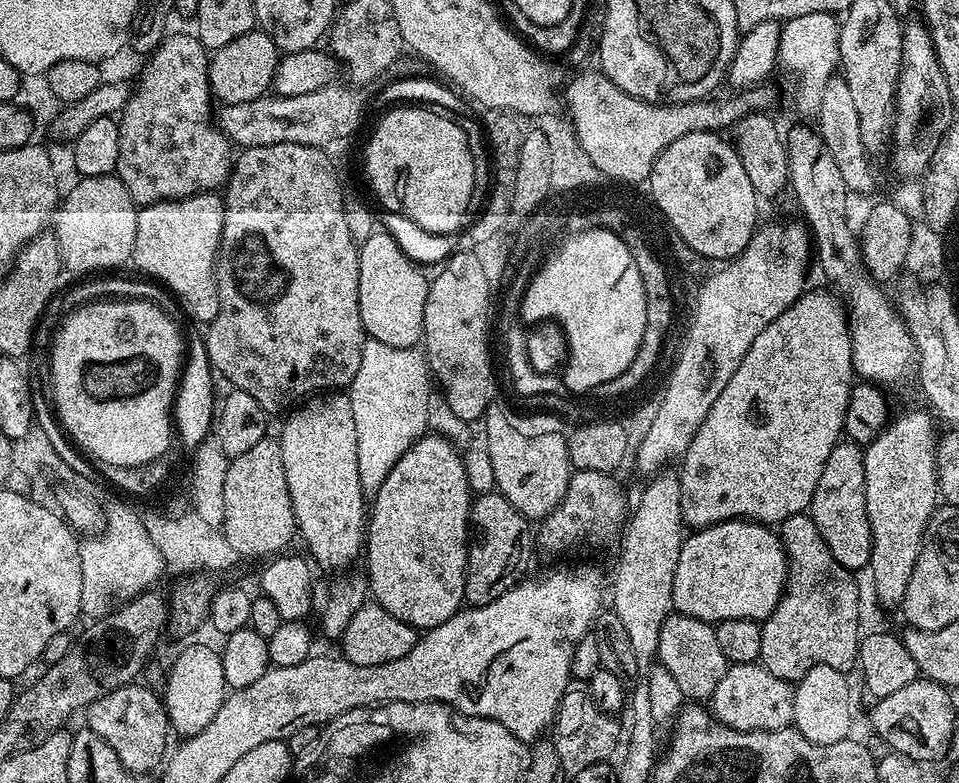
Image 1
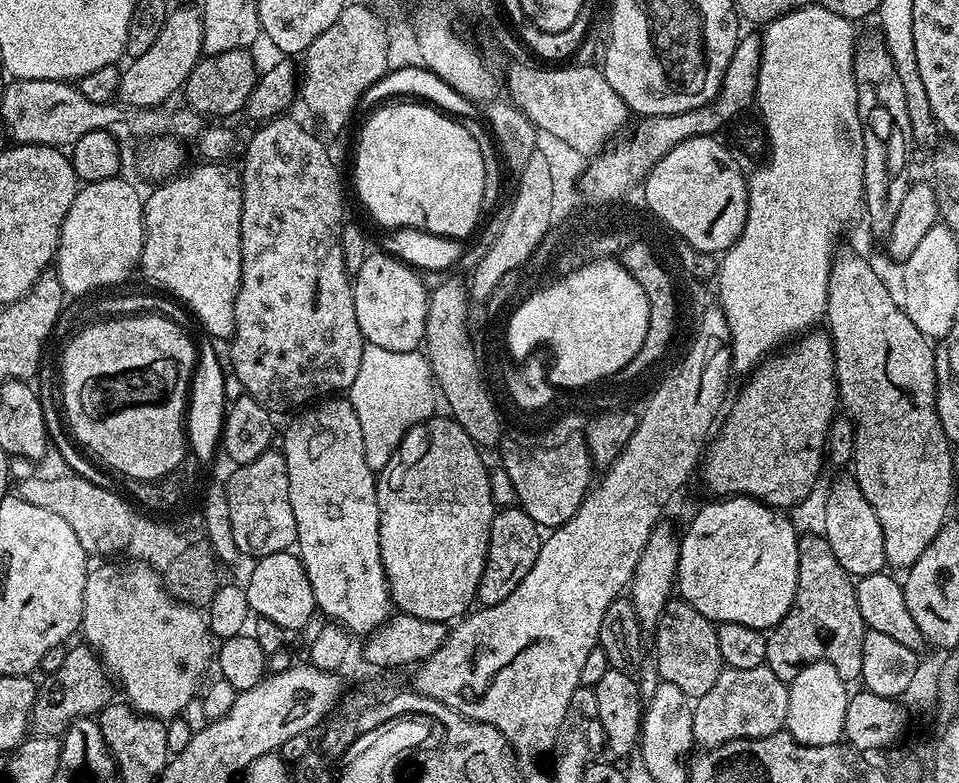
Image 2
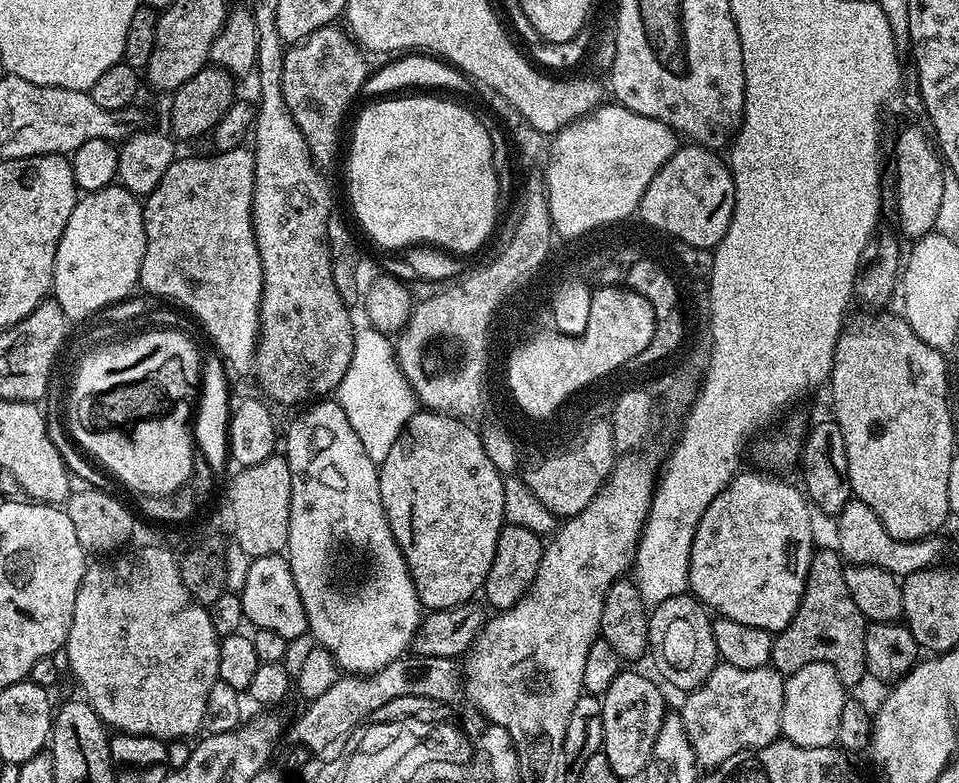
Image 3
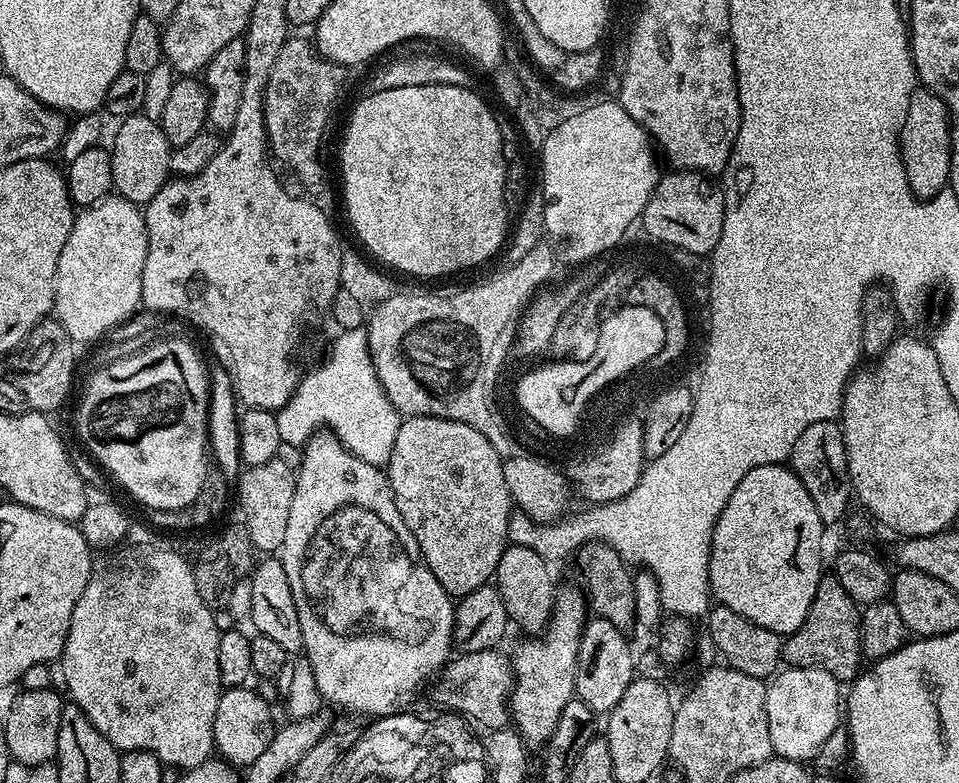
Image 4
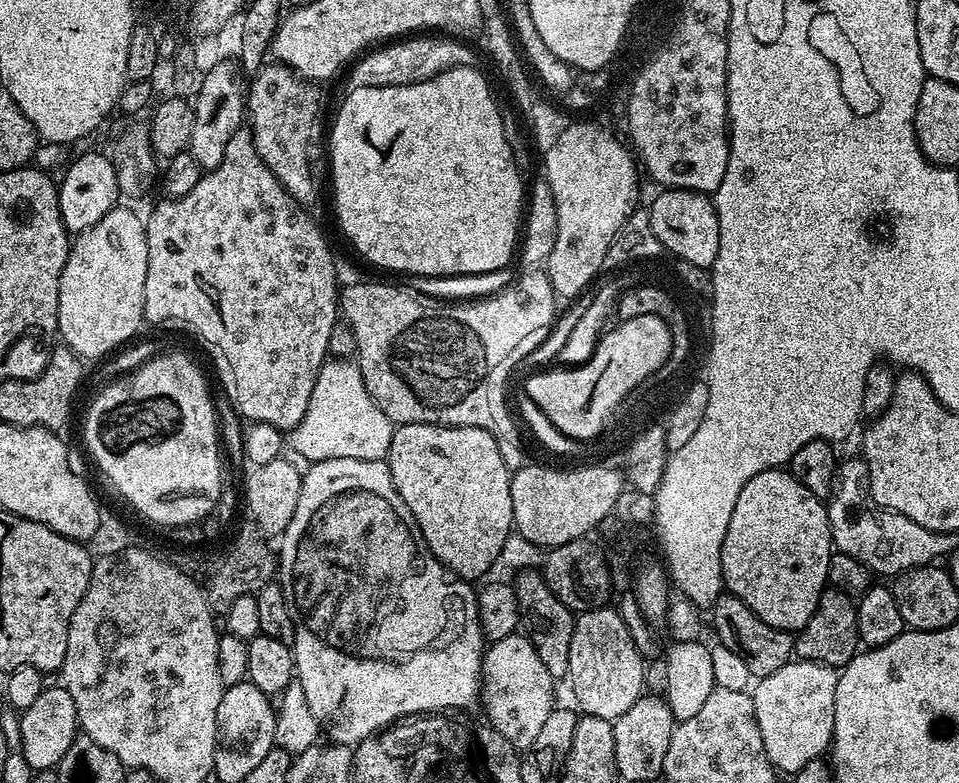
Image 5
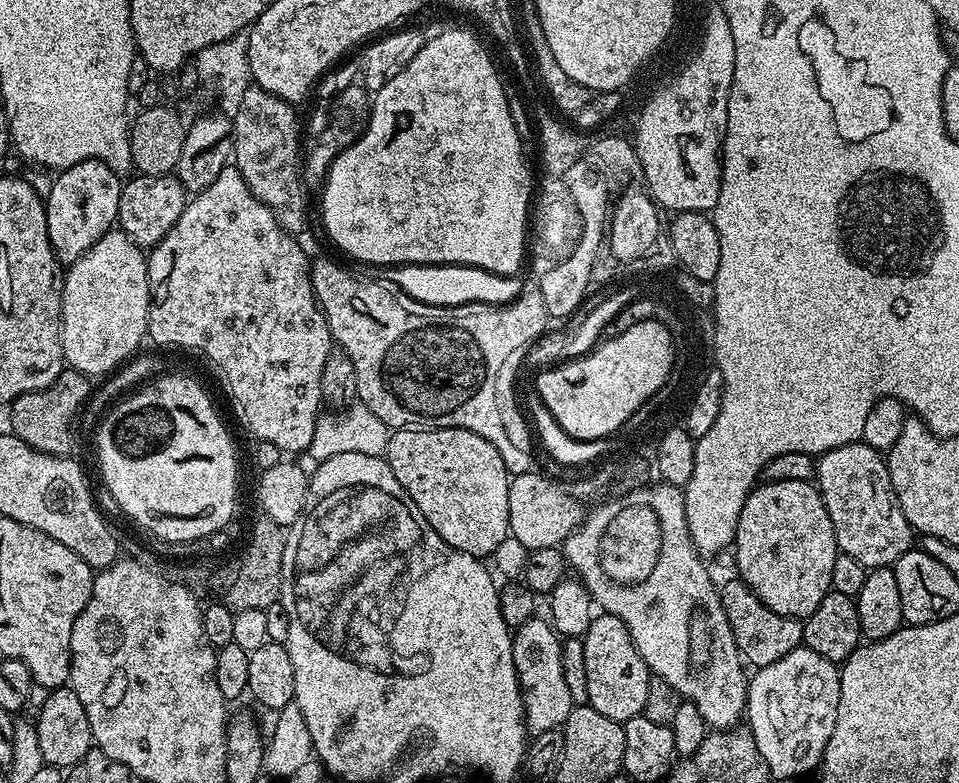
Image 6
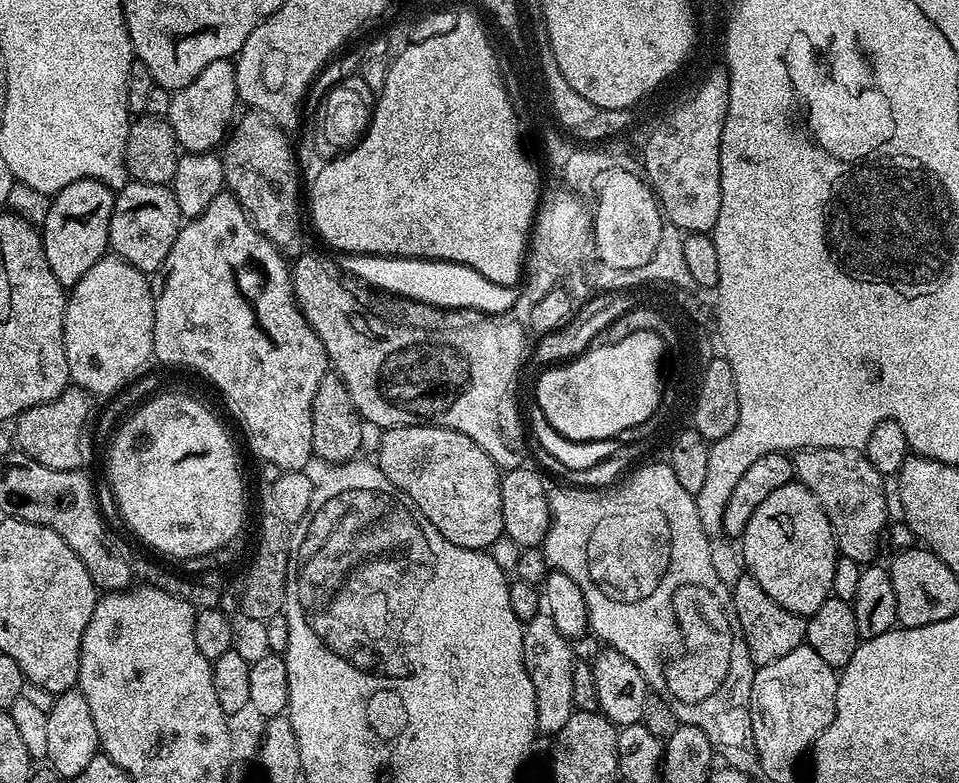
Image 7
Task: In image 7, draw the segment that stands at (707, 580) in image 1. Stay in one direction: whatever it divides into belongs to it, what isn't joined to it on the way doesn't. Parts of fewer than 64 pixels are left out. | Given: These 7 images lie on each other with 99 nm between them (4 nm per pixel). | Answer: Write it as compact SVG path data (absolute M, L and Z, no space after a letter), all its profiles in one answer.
M793 482L786 486L778 486L778 490L774 490L774 494L770 494L764 501L754 510L754 514L750 514L750 522L746 522L746 530L744 535L739 537L740 552L744 555L744 564L747 575L754 578L754 582L758 582L758 586L762 586L762 590L766 590L766 594L770 594L770 598L774 598L774 602L778 602L778 606L786 606L786 610L790 610L794 614L805 618L814 614L814 610L818 610L818 606L822 606L822 602L826 602L832 595L832 583L834 582L834 566L836 565L836 557L838 551L835 544L834 534L831 532L830 522L823 512L822 506L819 504L818 498L807 489L806 485L799 482Z

